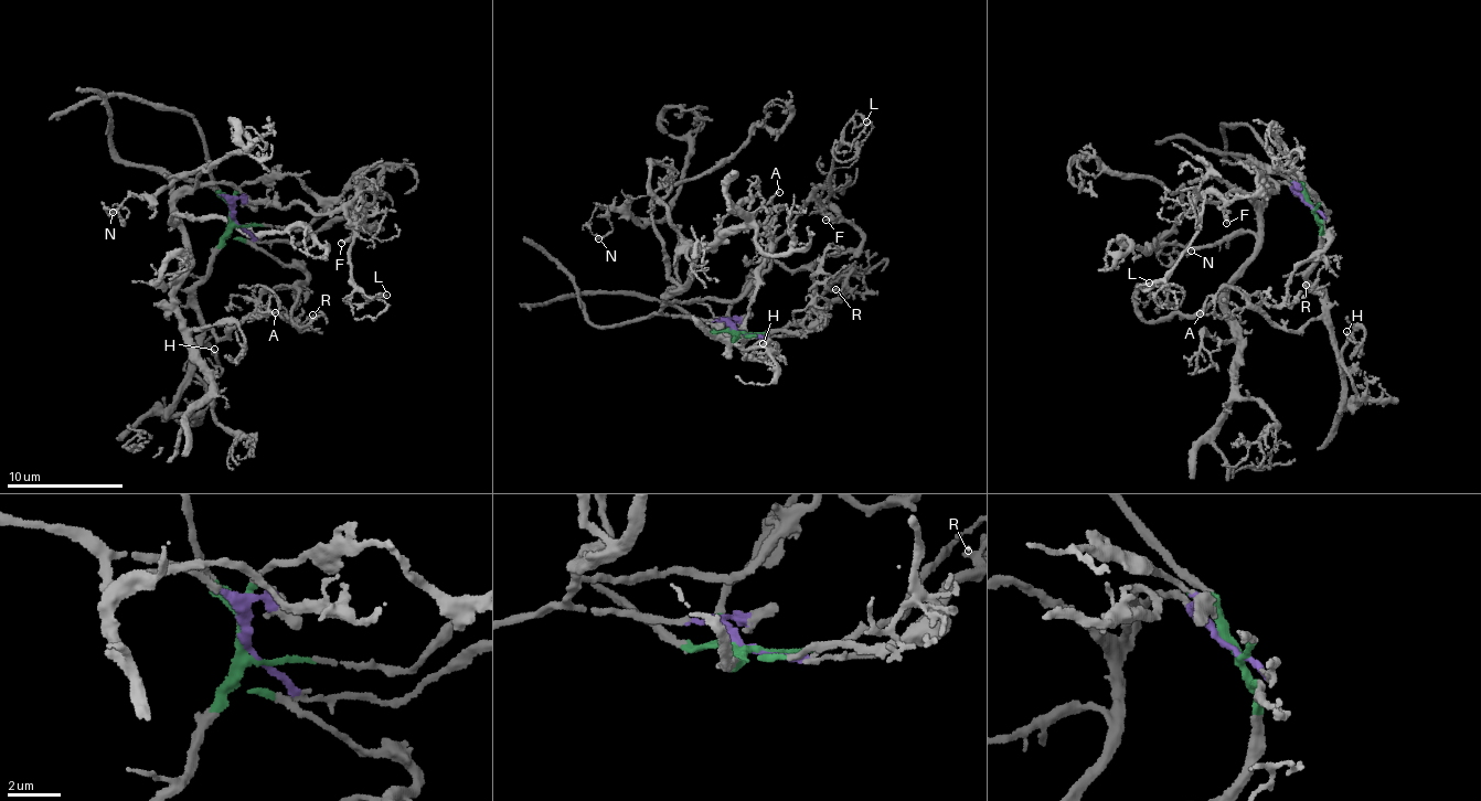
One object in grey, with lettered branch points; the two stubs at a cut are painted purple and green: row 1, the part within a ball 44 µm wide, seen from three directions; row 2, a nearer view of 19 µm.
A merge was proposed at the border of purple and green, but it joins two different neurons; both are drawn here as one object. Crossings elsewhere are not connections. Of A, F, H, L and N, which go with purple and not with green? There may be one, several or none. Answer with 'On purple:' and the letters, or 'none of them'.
On purple: N

